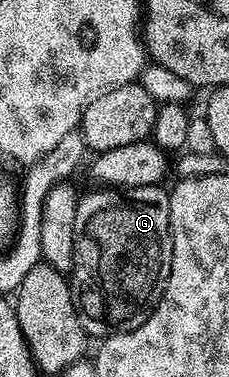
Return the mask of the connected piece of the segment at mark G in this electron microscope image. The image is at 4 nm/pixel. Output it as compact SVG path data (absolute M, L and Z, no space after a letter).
M152 184L151 186L139 186L124 190L97 190L101 192L89 192L80 197L75 210L75 258L73 259L73 271L68 277L69 287L73 289L73 301L77 307L77 316L81 319L82 326L90 337L104 338L114 336L120 332L135 330L135 326L143 326L149 315L155 310L159 298L163 298L163 290L167 278L171 274L171 234L169 233L169 192L164 187Z

